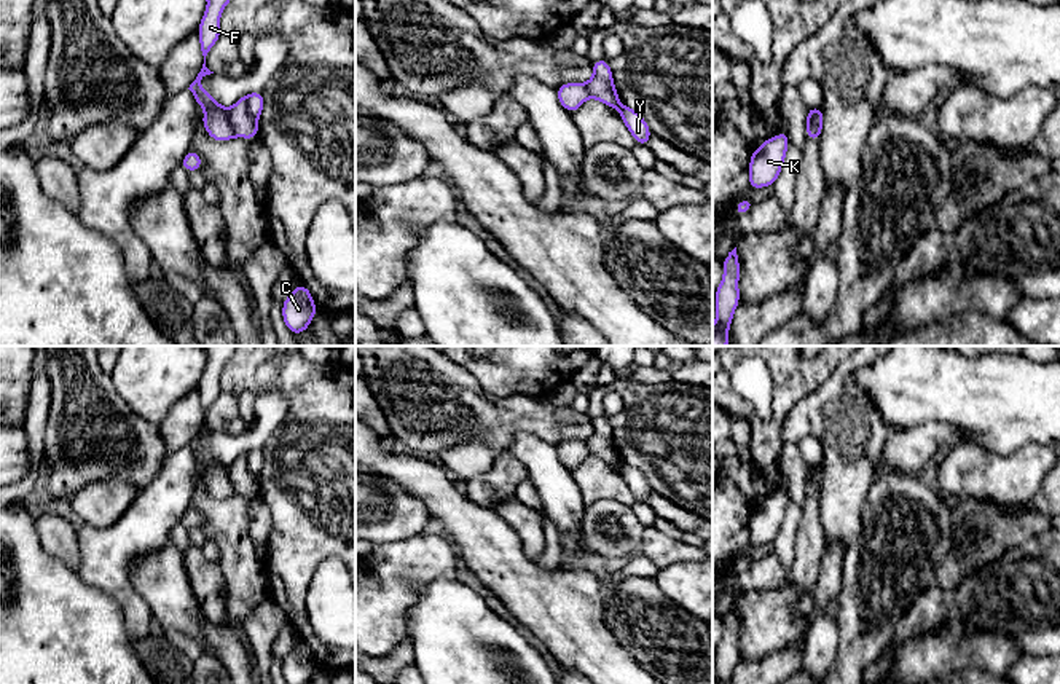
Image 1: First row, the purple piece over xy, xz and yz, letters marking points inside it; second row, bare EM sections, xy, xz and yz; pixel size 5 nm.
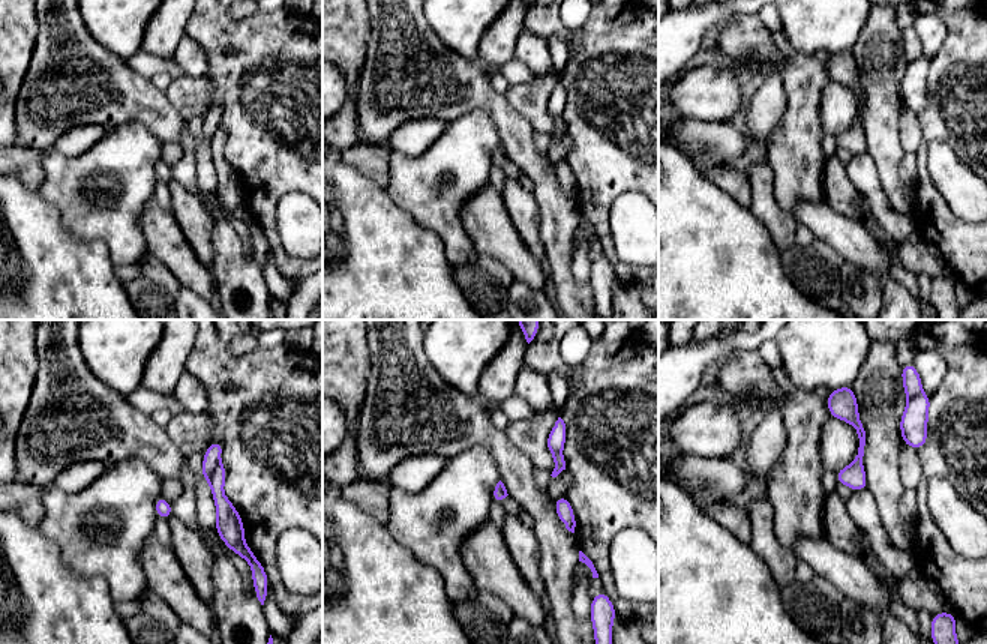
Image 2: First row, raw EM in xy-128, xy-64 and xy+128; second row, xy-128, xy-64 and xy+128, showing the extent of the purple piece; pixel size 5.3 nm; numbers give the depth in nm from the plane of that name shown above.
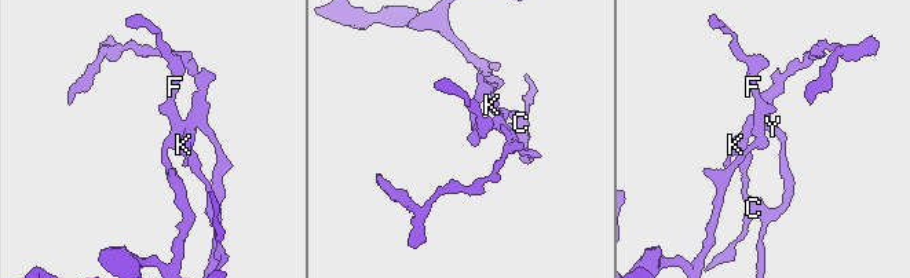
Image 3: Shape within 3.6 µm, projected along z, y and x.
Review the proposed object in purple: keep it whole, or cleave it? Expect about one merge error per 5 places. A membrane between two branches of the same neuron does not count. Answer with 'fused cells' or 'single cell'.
fused cells

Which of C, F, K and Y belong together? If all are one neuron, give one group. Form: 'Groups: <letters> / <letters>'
Groups: C K Y / F

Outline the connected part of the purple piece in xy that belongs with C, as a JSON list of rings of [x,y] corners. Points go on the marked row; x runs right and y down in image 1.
[[[301,282],[282,303],[284,324],[293,335],[306,332],[317,311],[311,292]]]

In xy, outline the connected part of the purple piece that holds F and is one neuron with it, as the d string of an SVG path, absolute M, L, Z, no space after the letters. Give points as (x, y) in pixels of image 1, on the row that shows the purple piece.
M207 0L206 13L199 22L199 45L204 56L204 64L196 80L190 85L190 91L194 96L196 105L202 105L206 108L206 115L201 118L204 129L215 142L226 142L236 137L233 126L228 118L228 110L223 108L207 91L202 89L201 80L210 72L206 67L206 56L220 38L222 30L218 26L223 8L231 0Z

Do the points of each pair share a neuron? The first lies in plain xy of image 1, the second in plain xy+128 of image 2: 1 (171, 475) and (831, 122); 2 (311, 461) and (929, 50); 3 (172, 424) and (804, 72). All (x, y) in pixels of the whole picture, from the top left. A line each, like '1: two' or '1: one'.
1: one
2: two
3: one

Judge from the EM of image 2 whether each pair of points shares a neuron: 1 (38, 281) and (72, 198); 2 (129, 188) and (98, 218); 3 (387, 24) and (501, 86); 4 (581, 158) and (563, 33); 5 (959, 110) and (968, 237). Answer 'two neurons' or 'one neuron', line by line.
1: two neurons
2: one neuron
3: two neurons
4: one neuron
5: one neuron

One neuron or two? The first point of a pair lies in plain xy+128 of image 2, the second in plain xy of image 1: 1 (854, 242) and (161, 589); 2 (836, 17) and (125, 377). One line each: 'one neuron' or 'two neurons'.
1: two neurons
2: one neuron

